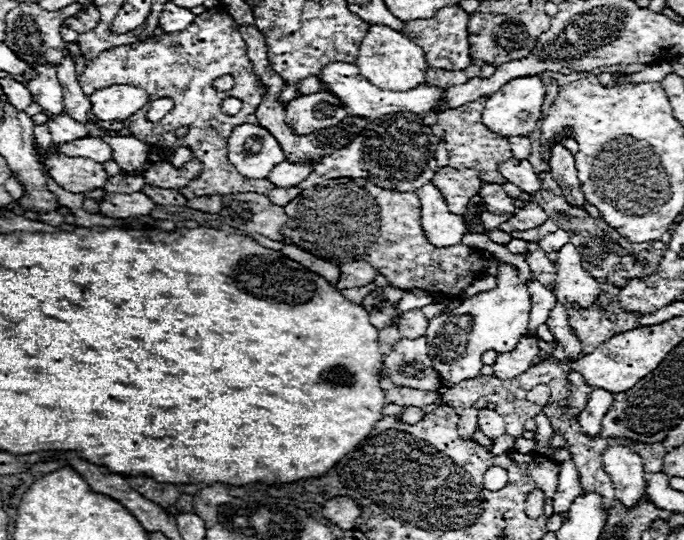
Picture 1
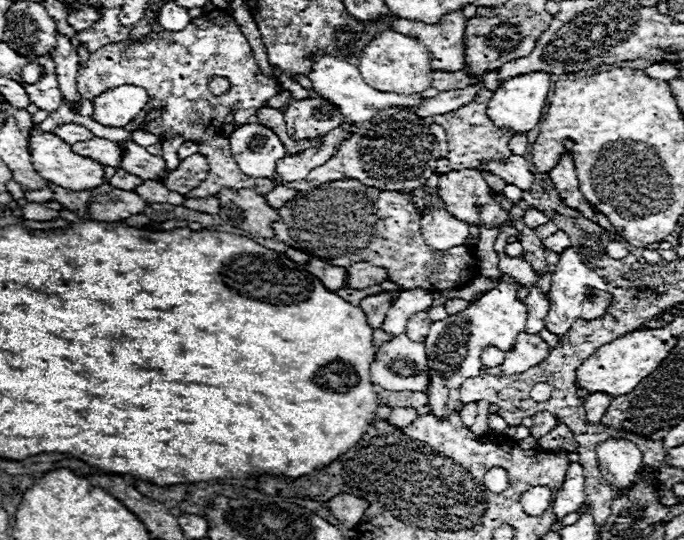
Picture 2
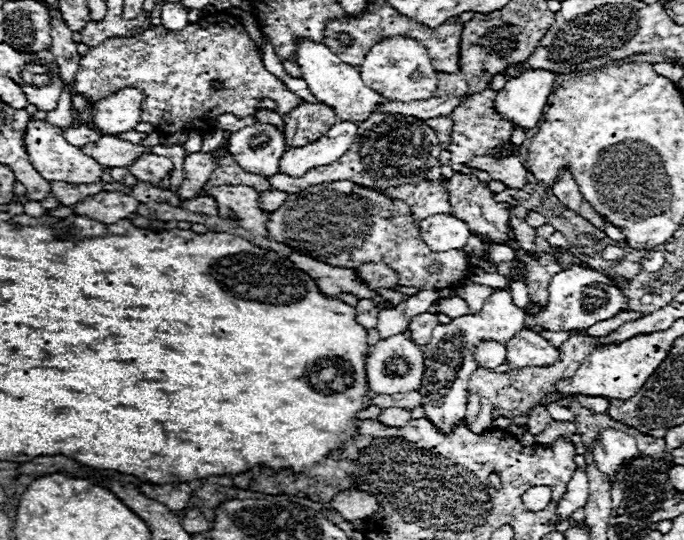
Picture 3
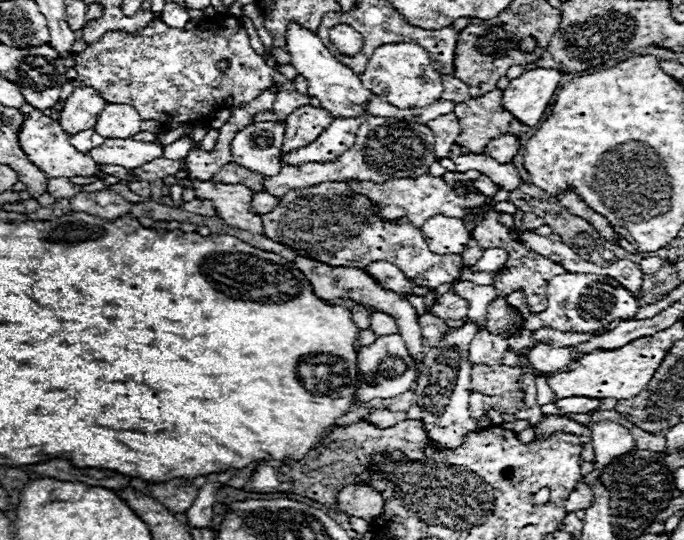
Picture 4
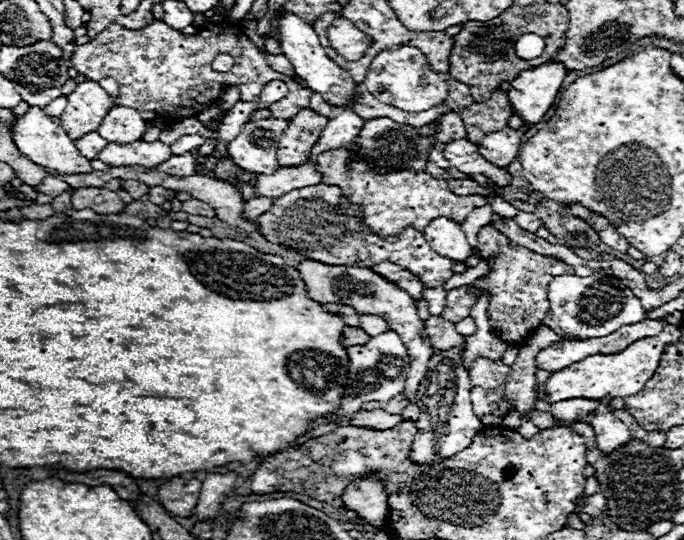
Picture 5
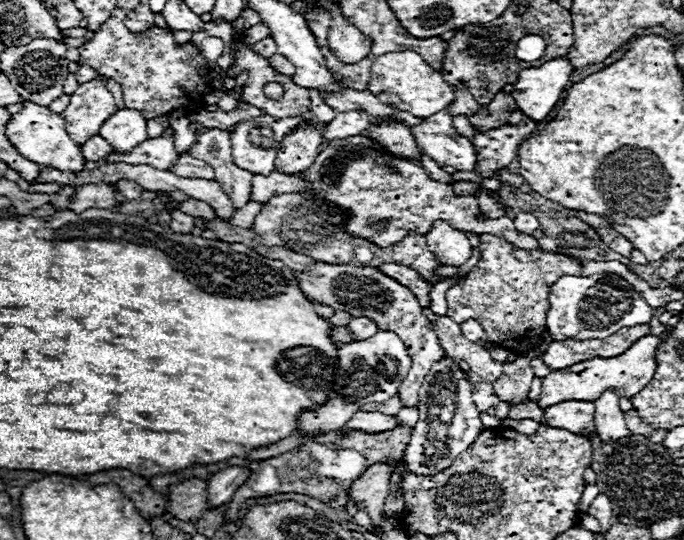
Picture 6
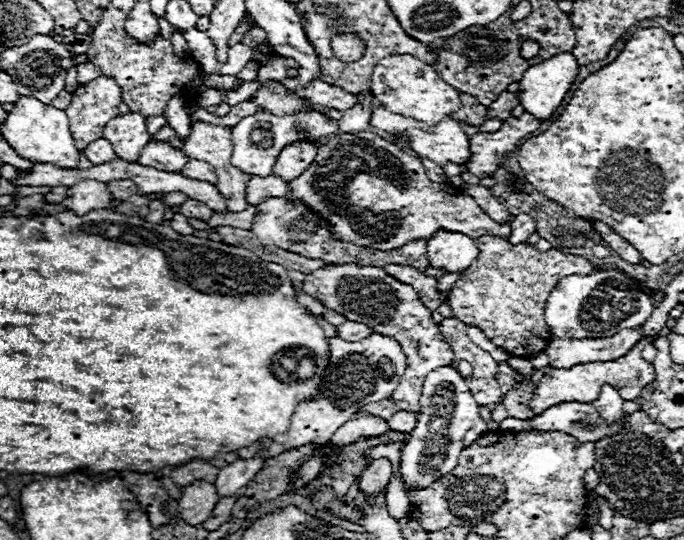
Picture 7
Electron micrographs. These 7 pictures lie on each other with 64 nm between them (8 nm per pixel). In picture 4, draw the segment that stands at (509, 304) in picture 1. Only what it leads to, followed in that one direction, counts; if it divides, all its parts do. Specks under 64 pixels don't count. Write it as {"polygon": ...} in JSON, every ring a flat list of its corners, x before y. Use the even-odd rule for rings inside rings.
{"polygon":[[504,298,492,300,488,306,488,330,498,336,512,336,522,326,522,316,510,308,510,304],[468,320,464,328,452,330,438,348,426,348,424,354,424,364,420,378,416,382,416,396,418,396,418,406,422,408,422,424,424,430,430,438,430,442,436,448,458,448,464,442,464,436,468,432,478,430,478,422,470,416,470,372,472,364,468,362,468,344,478,332,478,326]]}

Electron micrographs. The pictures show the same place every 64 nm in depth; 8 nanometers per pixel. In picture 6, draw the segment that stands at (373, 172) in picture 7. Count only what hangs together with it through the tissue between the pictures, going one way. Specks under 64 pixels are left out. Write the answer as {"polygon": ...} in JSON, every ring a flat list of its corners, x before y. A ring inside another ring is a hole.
{"polygon":[[360,134,358,138,346,138,342,142,330,142,326,148,322,148,322,152,316,156,316,162,304,174,306,174,308,184,302,188,302,192,314,192,314,194,320,192,328,204,336,206,338,210,342,210,348,216,348,220,346,220,348,234,374,242,376,246,382,246,382,248,402,242,402,238,408,232,426,234,426,232,430,232,430,228,436,220,444,220,462,232,474,232,478,236,480,234,502,234,502,238,506,238,514,246,538,250,538,240,532,236,518,234,514,228,514,222,510,218,498,218,498,220,480,218,478,220,480,208,476,204,478,202,476,196,472,194,456,196,450,184,430,180,418,162,408,160,408,158,396,158,396,156,388,154,380,144,374,144,366,134]]}

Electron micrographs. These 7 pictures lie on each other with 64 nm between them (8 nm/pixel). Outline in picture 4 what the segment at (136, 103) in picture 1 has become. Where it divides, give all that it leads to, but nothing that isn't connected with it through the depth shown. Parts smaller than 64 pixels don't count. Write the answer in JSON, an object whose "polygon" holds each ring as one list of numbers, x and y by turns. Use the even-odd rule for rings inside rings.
{"polygon":[[106,104,94,130,104,138,132,138,140,132,140,116,132,106,126,104]]}

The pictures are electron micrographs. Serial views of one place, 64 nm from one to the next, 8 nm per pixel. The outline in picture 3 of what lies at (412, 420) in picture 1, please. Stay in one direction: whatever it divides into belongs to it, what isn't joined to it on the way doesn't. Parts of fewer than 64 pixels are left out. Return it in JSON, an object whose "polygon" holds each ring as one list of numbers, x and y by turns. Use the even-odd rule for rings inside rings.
{"polygon":[[386,408,380,412,378,422,386,424,386,426,404,426,410,420,410,410,404,408]]}

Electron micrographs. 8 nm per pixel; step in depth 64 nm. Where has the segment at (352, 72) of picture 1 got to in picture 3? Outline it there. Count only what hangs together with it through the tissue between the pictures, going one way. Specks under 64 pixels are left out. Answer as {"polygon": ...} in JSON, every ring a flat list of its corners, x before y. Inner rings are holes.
{"polygon":[[308,38,300,40,296,44,296,62,298,62,298,68,302,72,302,78,308,84,310,92,320,102,326,102,326,106,330,106,338,114,340,120,364,122,376,110,376,106,384,100,378,92,364,86,360,72,354,66,344,64,334,52,330,52,328,46,320,44,320,42,314,42]]}

